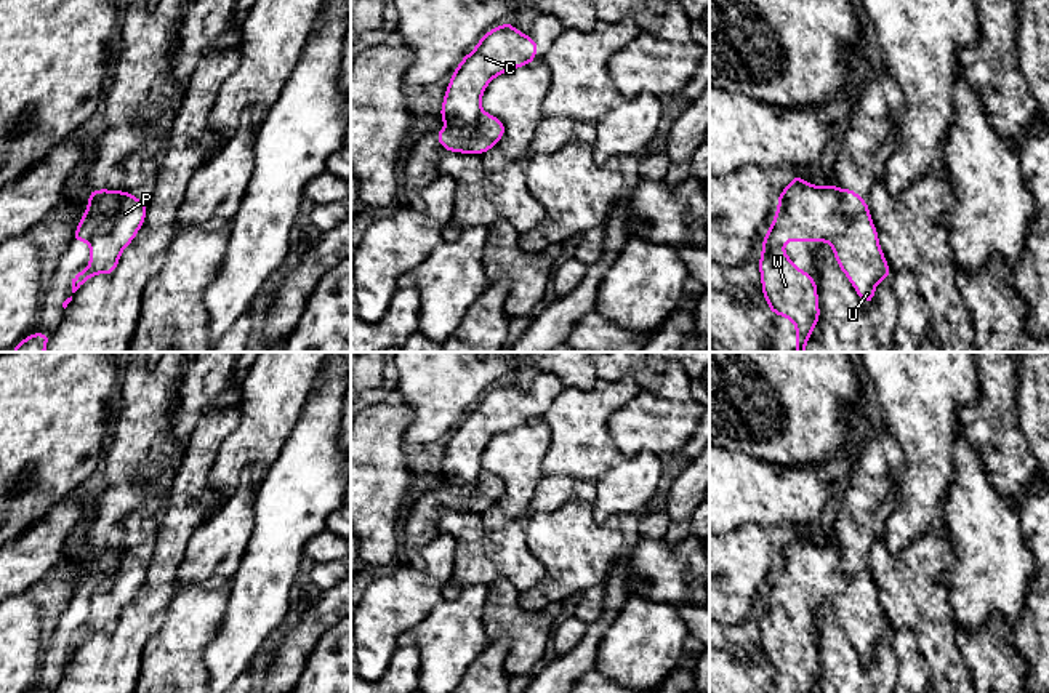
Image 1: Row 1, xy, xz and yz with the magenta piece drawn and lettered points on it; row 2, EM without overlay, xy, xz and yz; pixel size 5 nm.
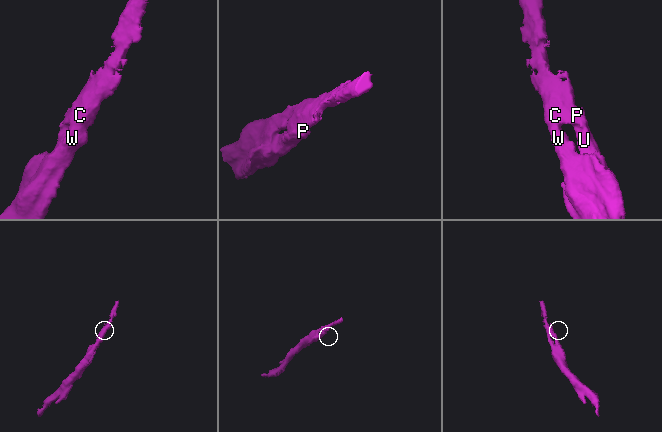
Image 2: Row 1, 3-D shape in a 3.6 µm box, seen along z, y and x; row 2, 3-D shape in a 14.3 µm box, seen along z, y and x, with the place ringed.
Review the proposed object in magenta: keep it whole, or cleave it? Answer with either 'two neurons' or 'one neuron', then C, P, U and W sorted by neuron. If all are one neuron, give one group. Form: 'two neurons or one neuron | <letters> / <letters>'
two neurons | C W / P U

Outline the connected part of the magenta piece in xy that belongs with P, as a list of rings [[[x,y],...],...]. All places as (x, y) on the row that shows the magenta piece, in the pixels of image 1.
[[[90,190],[86,211],[82,214],[109,216],[107,230],[99,230],[90,240],[90,264],[72,278],[72,293],[96,274],[115,272],[122,251],[139,232],[147,213],[147,203],[125,190]]]

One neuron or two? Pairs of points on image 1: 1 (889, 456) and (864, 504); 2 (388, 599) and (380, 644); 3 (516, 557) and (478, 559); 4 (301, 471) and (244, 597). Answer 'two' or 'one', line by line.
1: one
2: one
3: one
4: one

